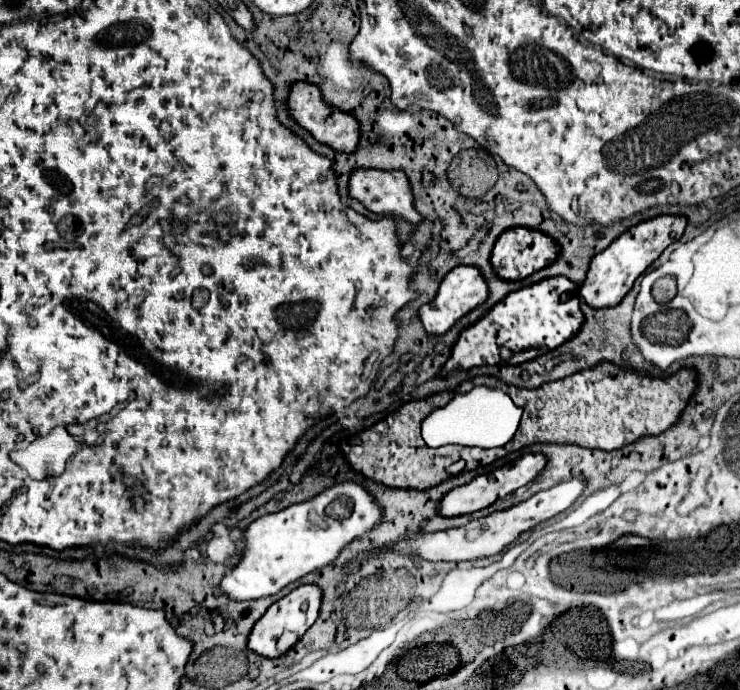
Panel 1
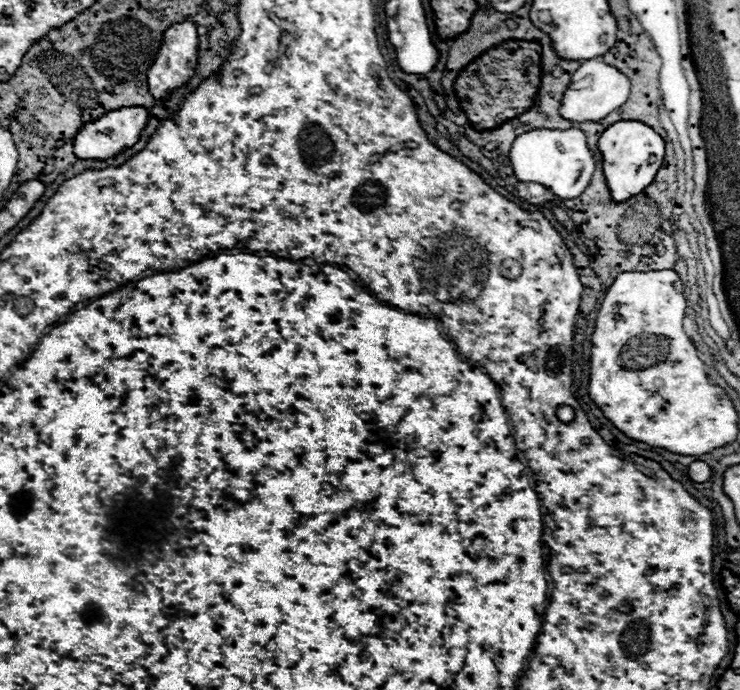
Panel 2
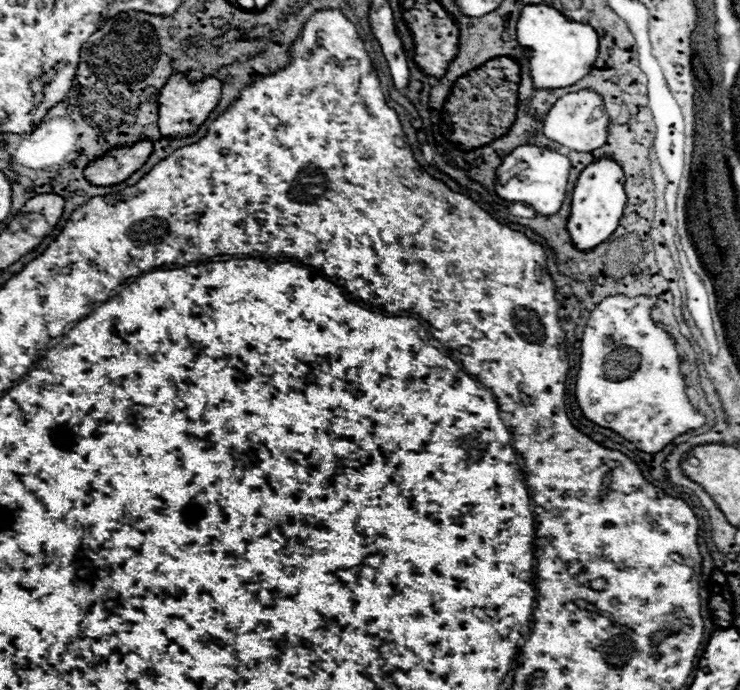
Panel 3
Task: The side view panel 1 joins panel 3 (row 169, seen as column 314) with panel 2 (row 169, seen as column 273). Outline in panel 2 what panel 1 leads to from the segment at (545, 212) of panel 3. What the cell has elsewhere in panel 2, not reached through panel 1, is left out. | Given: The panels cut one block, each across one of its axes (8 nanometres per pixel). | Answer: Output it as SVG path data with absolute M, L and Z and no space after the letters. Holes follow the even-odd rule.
M536 128L524 132L514 140L510 148L510 162L518 180L540 182L564 200L578 198L590 184L596 168L596 160L586 142L586 134L578 128L568 128L568 130Z

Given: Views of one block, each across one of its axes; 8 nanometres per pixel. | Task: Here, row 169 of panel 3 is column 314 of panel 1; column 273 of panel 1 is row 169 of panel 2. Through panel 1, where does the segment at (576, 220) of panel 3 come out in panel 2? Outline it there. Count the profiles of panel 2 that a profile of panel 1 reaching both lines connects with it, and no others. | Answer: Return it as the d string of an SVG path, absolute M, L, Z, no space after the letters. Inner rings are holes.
M620 120L612 124L600 136L598 148L604 156L604 174L606 174L612 198L616 202L628 200L630 196L642 192L654 180L658 168L662 166L664 152L666 152L666 144L662 136L656 134L648 124L640 120ZM650 158L658 158L658 160L650 162Z

